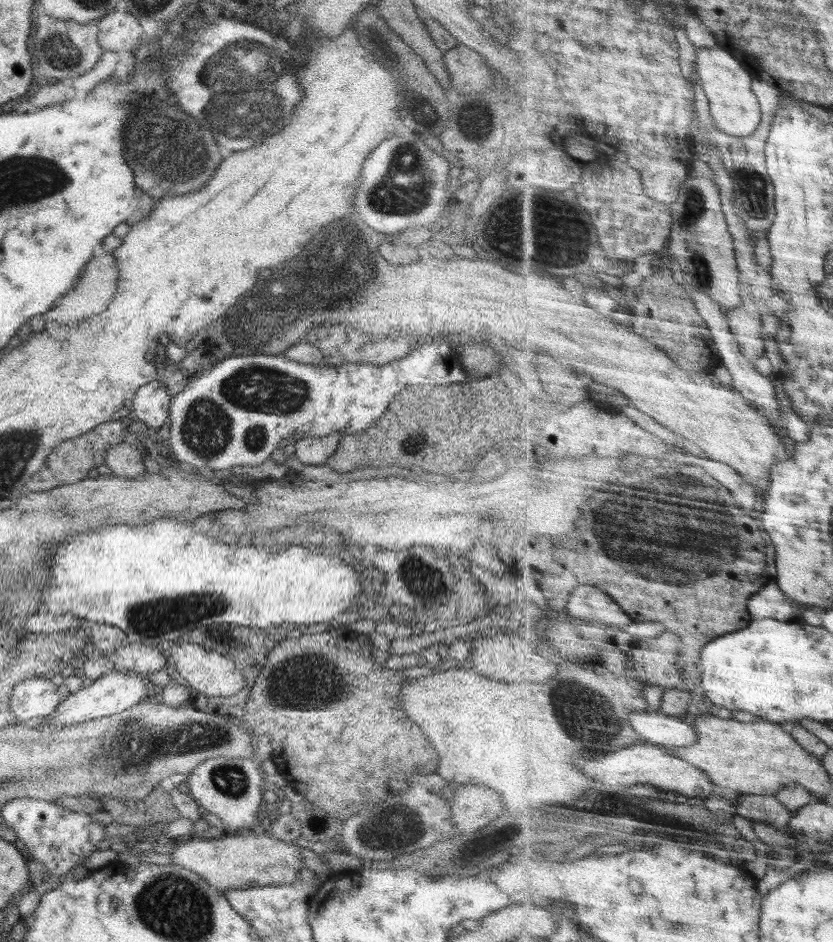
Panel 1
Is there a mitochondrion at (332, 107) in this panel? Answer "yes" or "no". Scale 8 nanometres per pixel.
no

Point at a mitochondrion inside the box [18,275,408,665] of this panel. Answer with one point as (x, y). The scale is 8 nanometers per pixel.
(257, 390)

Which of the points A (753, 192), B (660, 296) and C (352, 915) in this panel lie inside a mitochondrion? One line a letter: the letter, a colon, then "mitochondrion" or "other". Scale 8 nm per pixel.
A: mitochondrion
B: mitochondrion
C: other

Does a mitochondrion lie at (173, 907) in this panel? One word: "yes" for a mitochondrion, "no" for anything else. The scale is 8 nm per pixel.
yes

